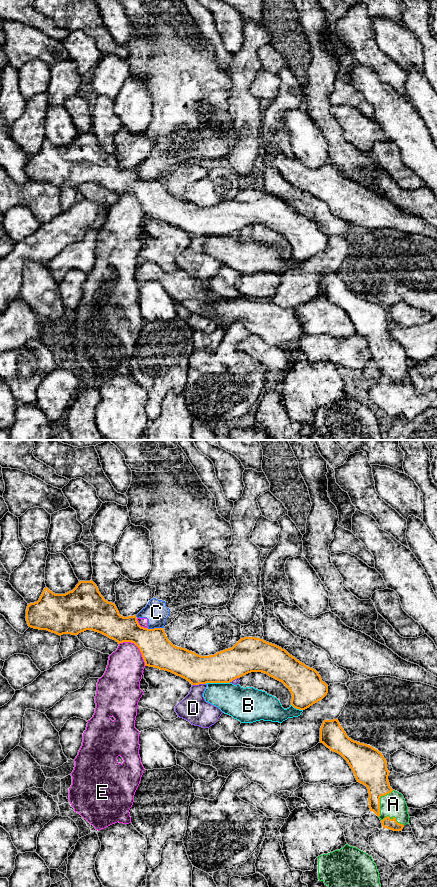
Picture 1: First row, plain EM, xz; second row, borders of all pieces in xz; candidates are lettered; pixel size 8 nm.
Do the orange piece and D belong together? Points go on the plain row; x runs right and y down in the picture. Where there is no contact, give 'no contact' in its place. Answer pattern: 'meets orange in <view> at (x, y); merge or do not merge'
meets orange in xz at (198, 236); do not merge

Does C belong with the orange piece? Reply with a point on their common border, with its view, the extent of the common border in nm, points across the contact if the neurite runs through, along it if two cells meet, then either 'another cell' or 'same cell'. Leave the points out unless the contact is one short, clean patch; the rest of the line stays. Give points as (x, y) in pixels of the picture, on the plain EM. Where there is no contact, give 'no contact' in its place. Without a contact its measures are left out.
xz (154, 180) | 130 nm | along xz (162, 179), (147, 180) | another cell

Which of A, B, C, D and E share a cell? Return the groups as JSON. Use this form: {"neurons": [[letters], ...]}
{"neurons": [["A"], ["B"], ["C", "E"], ["D"]]}

